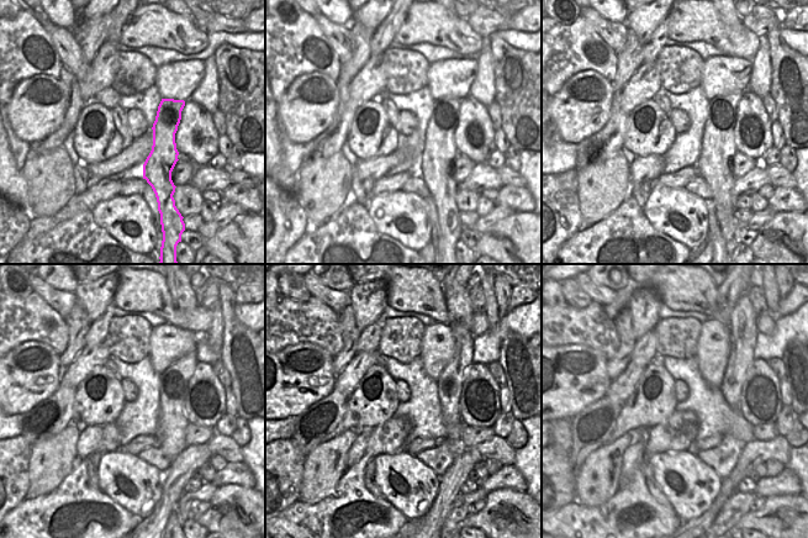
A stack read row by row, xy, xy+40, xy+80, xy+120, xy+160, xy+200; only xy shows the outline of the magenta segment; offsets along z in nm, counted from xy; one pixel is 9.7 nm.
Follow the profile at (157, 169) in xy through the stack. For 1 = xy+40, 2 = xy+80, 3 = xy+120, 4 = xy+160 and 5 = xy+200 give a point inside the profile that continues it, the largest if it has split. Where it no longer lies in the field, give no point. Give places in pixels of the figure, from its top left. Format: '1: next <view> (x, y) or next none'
1: next xy+40 (439, 152)
2: next xy+80 (714, 164)
3: next xy+120 (170, 433)
4: next xy+160 (459, 305)
5: next xy+200 (743, 333)

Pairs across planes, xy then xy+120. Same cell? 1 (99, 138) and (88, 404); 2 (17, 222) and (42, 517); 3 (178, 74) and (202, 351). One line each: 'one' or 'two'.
1: one
2: two
3: two

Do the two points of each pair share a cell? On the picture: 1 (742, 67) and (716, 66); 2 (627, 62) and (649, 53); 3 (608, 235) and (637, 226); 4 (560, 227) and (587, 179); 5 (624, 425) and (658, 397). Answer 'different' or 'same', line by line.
1: same
2: different
3: same
4: different
5: same

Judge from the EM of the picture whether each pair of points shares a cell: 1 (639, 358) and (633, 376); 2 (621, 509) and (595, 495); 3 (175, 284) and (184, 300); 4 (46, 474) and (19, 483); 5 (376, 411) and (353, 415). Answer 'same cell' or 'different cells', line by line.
1: different cells
2: different cells
3: same cell
4: different cells
5: same cell

